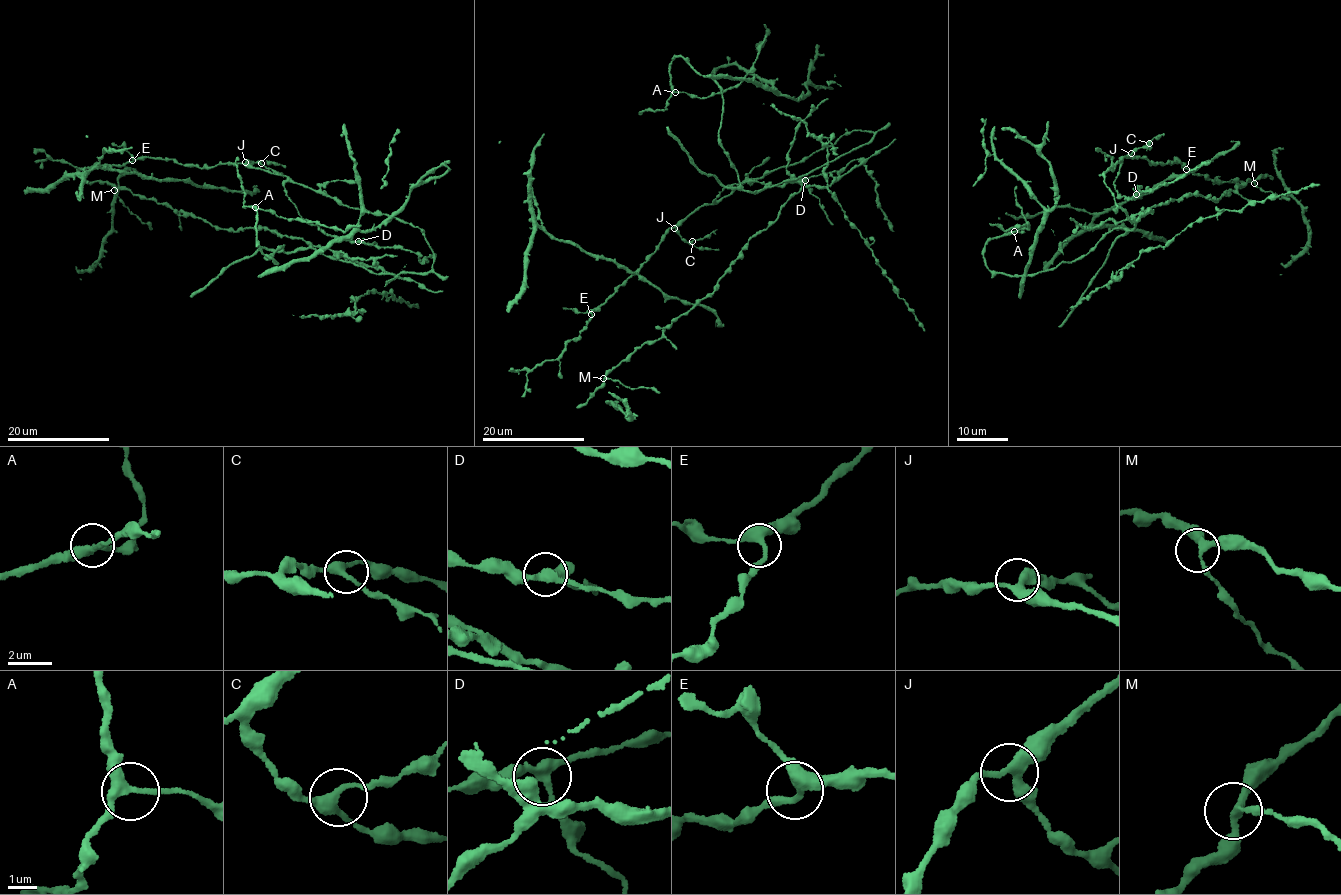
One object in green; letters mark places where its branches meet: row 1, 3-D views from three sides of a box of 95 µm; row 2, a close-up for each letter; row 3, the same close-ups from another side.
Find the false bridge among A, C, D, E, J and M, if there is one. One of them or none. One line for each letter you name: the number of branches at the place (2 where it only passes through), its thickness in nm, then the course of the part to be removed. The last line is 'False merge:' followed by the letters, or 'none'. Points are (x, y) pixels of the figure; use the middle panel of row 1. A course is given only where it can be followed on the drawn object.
D: Branches: 3. Thickness 280 nm. Course of the part to remove: (804, 181), (817, 197), (832, 224)
False merge: D

